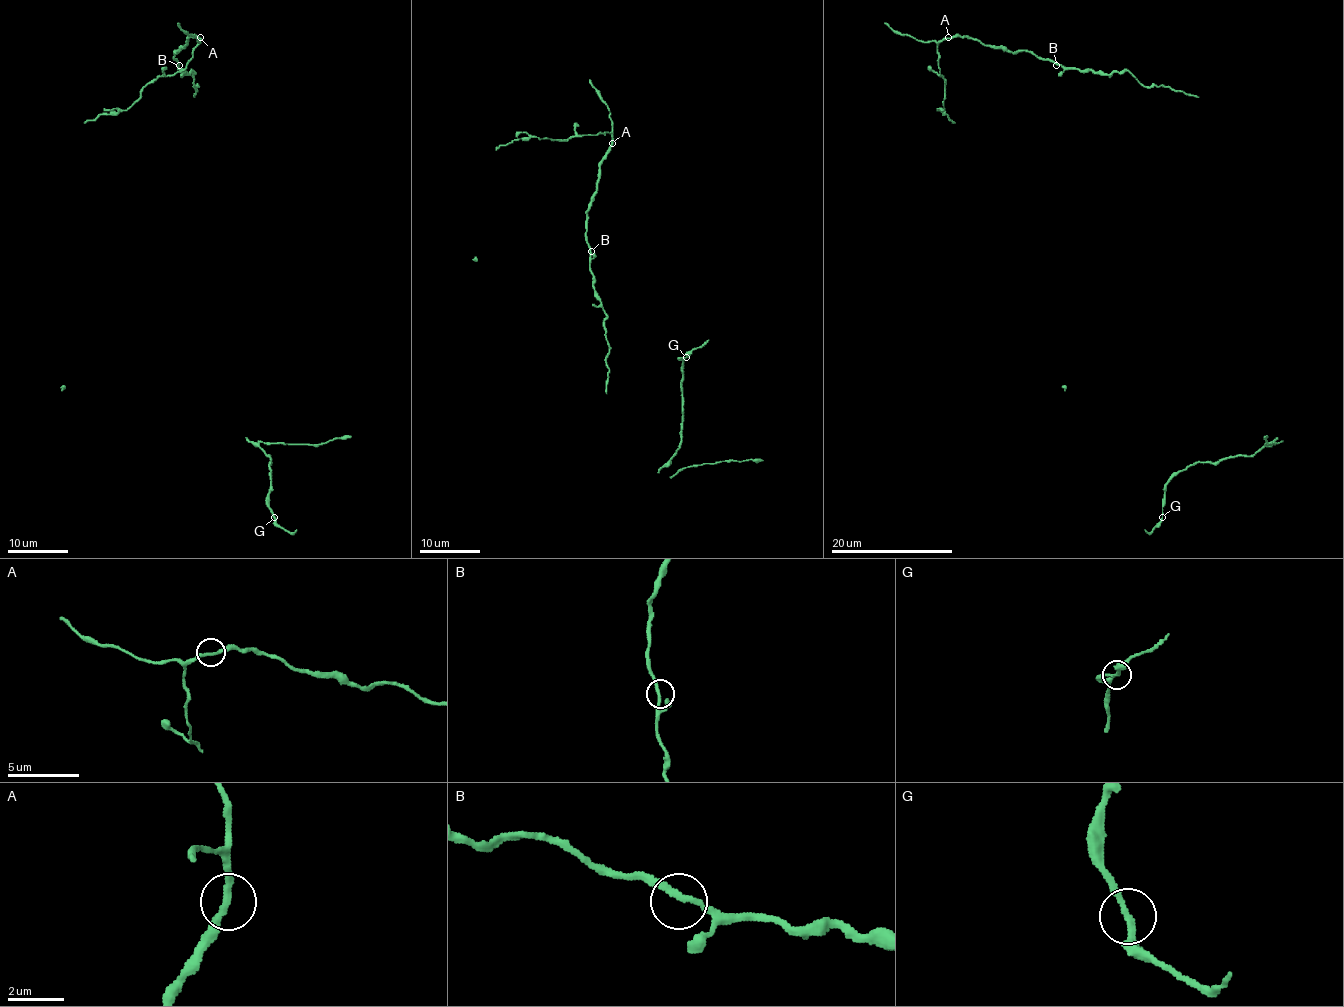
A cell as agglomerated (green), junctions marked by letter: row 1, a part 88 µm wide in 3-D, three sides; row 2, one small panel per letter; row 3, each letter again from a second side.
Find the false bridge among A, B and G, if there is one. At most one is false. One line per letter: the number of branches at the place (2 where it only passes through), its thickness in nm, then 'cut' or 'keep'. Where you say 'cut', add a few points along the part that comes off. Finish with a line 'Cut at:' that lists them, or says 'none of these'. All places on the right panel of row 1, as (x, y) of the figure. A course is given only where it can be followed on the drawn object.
A: 2 branches meet; 240 nm thick; keep
B: 2 branches meet; 220 nm thick; keep
G: 2 branches meet; 200 nm thick; keep
Cut at: none of these

